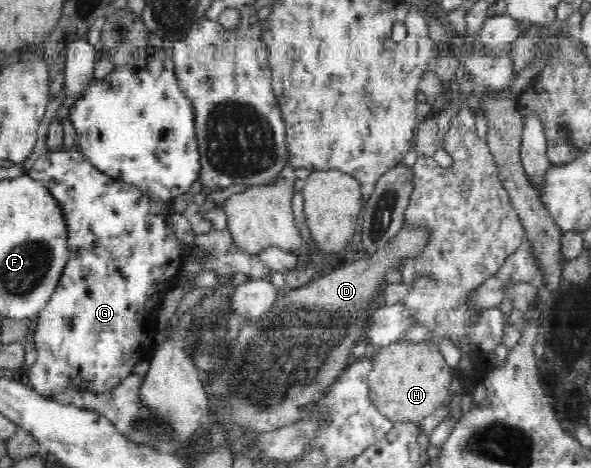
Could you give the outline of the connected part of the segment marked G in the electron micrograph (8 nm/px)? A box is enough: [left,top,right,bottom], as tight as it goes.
[24,145,185,399]

